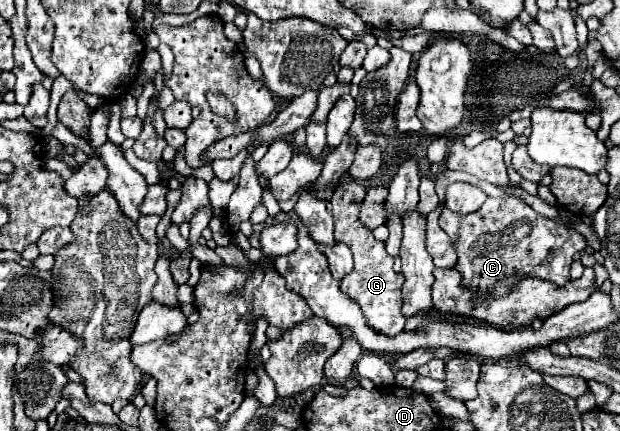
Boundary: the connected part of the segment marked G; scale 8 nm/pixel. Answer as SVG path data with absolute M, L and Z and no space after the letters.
M343 182L335 188L331 196L333 204L333 220L335 220L335 240L343 242L351 248L353 258L355 258L355 268L351 274L343 276L341 288L357 300L357 304L363 310L363 316L371 328L395 336L405 328L407 316L401 312L401 286L403 286L403 276L393 270L393 256L385 252L385 242L375 240L373 232L359 220L359 208L363 204L365 196L365 186L359 182Z

